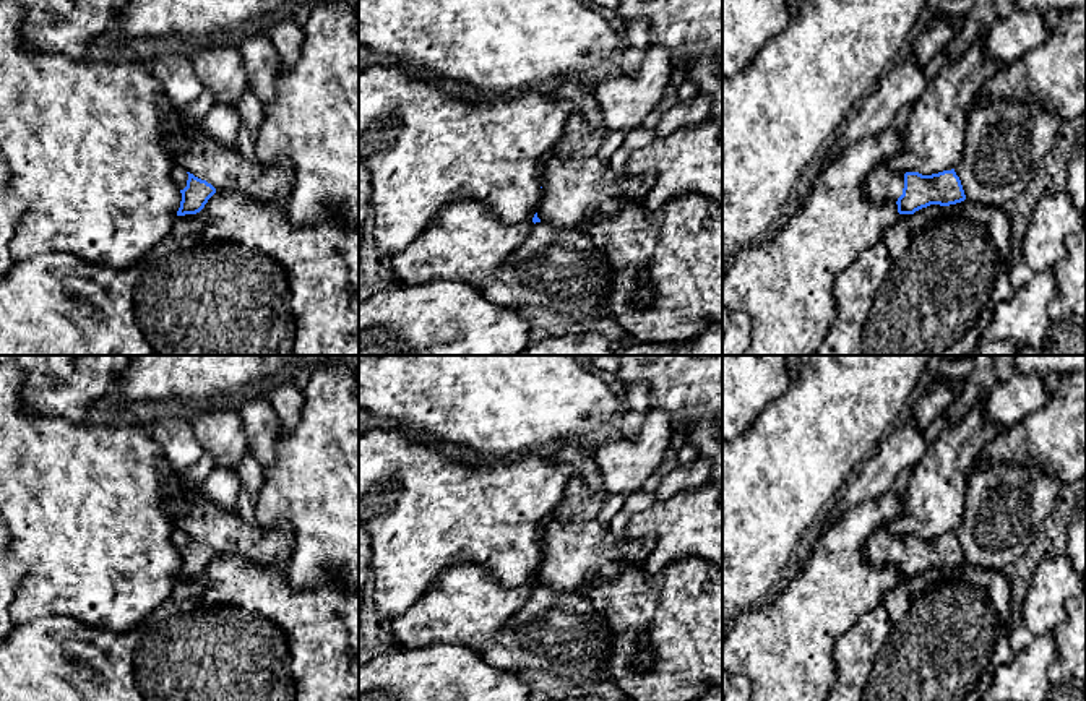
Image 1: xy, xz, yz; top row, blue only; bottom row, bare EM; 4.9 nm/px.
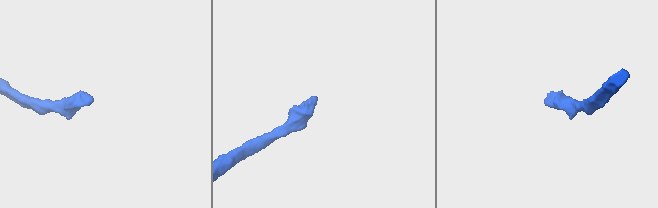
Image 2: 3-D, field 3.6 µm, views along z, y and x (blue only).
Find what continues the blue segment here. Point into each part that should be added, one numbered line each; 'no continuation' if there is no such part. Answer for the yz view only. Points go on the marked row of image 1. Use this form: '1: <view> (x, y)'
1: yz (882, 184)

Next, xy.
1: xy (179, 174)

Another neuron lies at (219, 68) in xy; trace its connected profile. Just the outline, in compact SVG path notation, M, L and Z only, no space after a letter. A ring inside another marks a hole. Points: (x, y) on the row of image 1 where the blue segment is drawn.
M209 41L195 49L192 65L216 104L237 105L248 89L239 47Z

